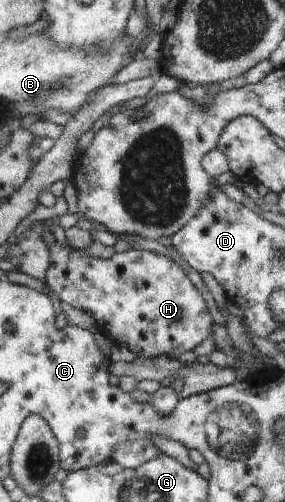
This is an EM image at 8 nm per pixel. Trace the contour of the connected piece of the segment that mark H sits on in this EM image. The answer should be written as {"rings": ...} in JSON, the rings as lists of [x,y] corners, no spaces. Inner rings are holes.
{"rings":[[[56,242],[50,248],[51,266],[45,280],[60,300],[75,308],[91,312],[102,333],[113,341],[122,342],[138,356],[160,357],[168,355],[177,358],[185,350],[193,350],[201,338],[209,334],[211,318],[203,306],[201,296],[181,274],[179,266],[168,256],[160,256],[147,250],[131,250],[116,253],[113,258],[103,260],[85,256],[81,249],[74,249]]]}

